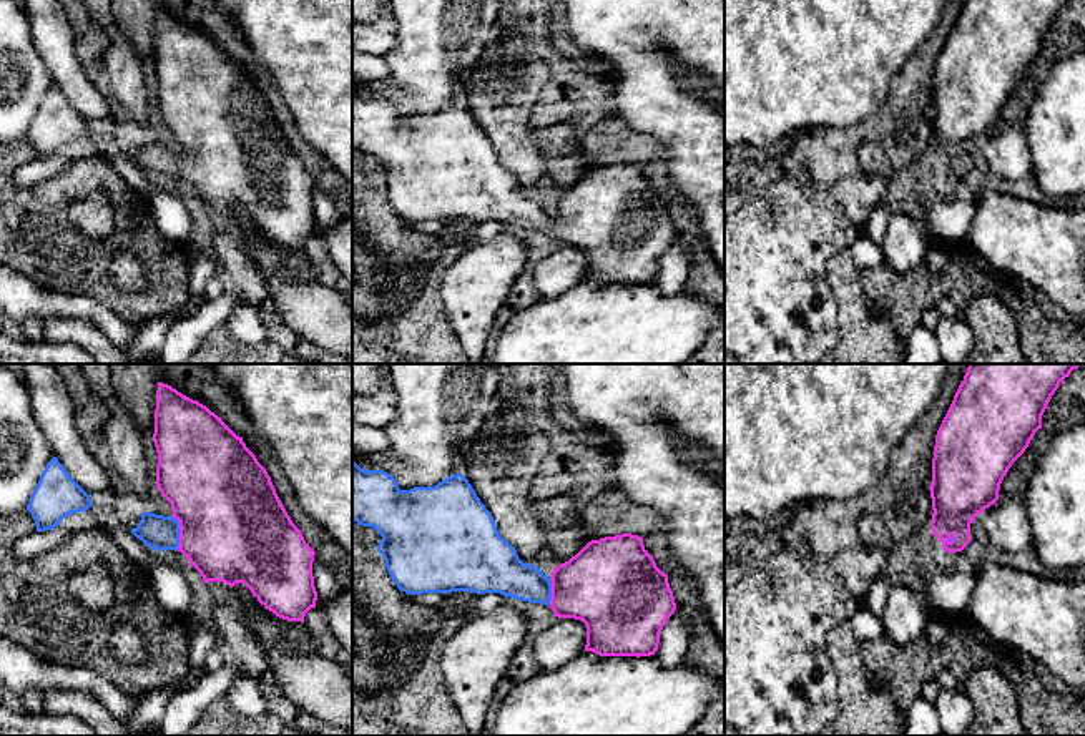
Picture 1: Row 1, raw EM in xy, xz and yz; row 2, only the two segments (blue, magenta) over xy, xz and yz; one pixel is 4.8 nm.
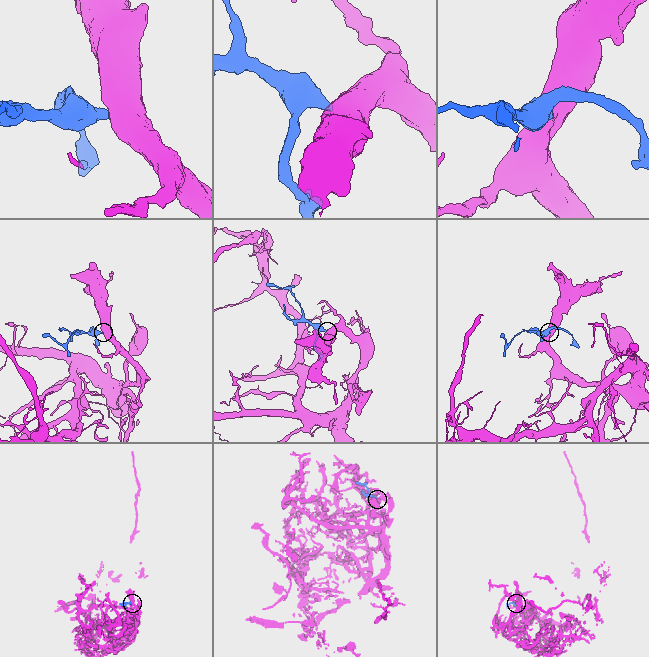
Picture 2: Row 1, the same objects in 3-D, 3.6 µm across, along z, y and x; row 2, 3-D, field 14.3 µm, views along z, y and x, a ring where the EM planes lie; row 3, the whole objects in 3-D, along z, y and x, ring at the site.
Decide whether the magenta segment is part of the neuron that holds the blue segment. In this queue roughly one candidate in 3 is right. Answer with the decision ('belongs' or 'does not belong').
belongs

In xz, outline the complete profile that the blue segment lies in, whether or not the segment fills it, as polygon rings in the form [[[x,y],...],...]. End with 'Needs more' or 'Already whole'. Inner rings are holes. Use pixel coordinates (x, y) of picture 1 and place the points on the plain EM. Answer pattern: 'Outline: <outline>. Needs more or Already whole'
Outline: [[[352,88],[352,148],[376,156],[382,168],[377,179],[384,184],[387,199],[400,219],[409,223],[474,219],[500,221],[528,231],[548,233],[558,246],[575,246],[587,254],[585,279],[600,284],[650,284],[660,272],[660,261],[675,241],[676,231],[653,184],[645,178],[643,166],[631,161],[588,169],[575,184],[553,196],[548,206],[535,193],[523,191],[517,178],[498,163],[492,141],[477,125],[469,108],[450,103],[434,115],[400,118],[395,106],[384,98],[364,98]]]. Needs more

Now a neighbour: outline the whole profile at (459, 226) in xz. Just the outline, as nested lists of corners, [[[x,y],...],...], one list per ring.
[[[452,219],[450,224],[452,229],[437,234],[437,243],[417,259],[419,264],[425,266],[432,263],[442,248],[460,243],[462,238],[470,234],[479,223],[474,219]]]

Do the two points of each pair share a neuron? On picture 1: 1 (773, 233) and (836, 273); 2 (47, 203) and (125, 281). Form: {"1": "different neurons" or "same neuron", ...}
{"1": "different neurons", "2": "different neurons"}

